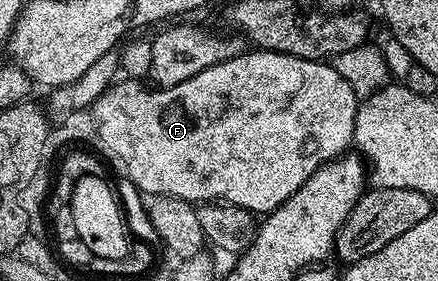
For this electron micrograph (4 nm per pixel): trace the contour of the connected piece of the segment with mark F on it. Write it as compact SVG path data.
M254 48L253 53L243 51L238 57L227 59L223 63L215 63L215 67L207 67L199 71L191 79L183 79L183 83L168 87L152 87L145 90L140 80L121 79L110 85L105 93L99 95L91 106L94 119L96 144L105 148L114 157L113 165L134 185L142 189L145 195L168 195L178 197L190 203L224 203L227 206L238 205L250 209L255 215L264 215L275 211L284 201L291 199L303 183L320 165L326 165L335 157L340 157L354 144L356 111L359 104L357 92L347 79L332 64L309 55L298 55L293 51Z

